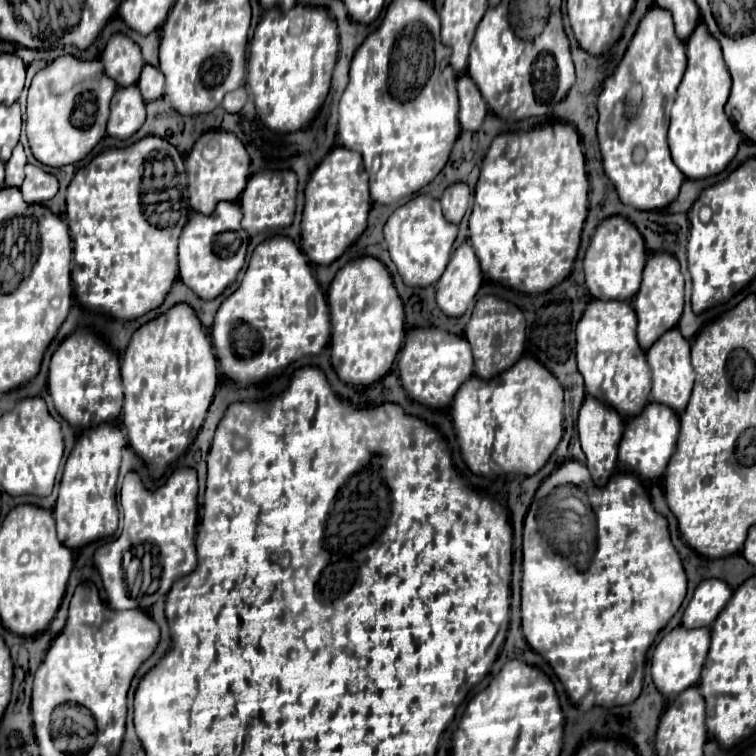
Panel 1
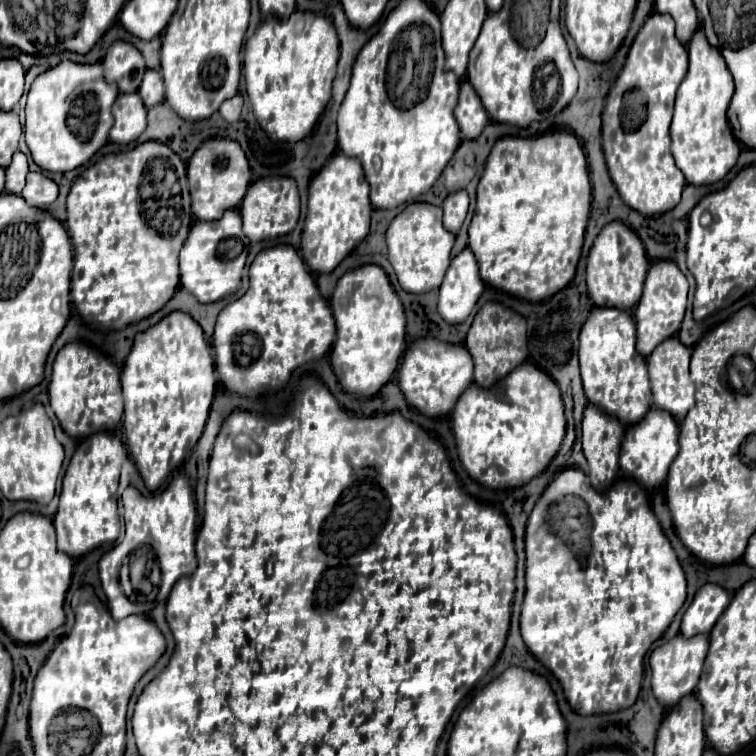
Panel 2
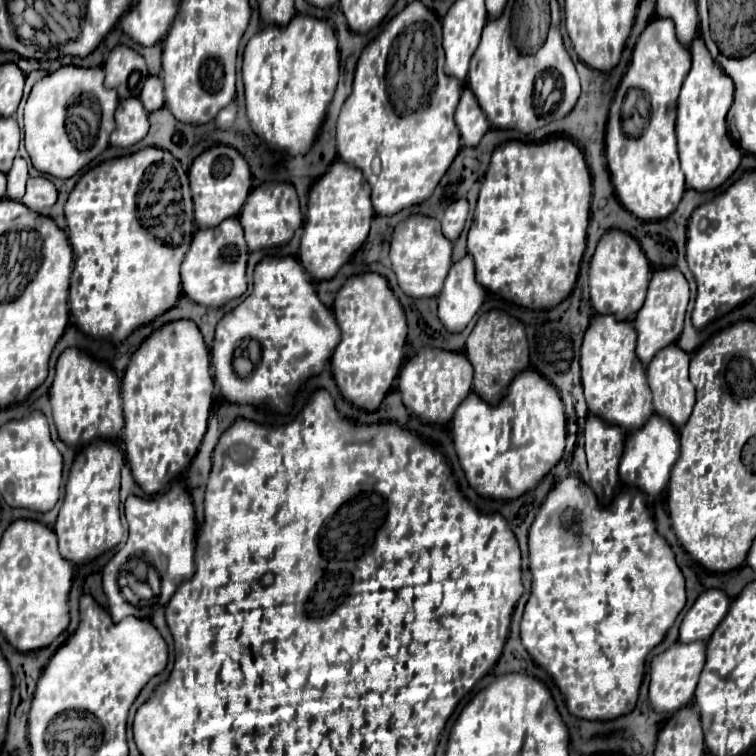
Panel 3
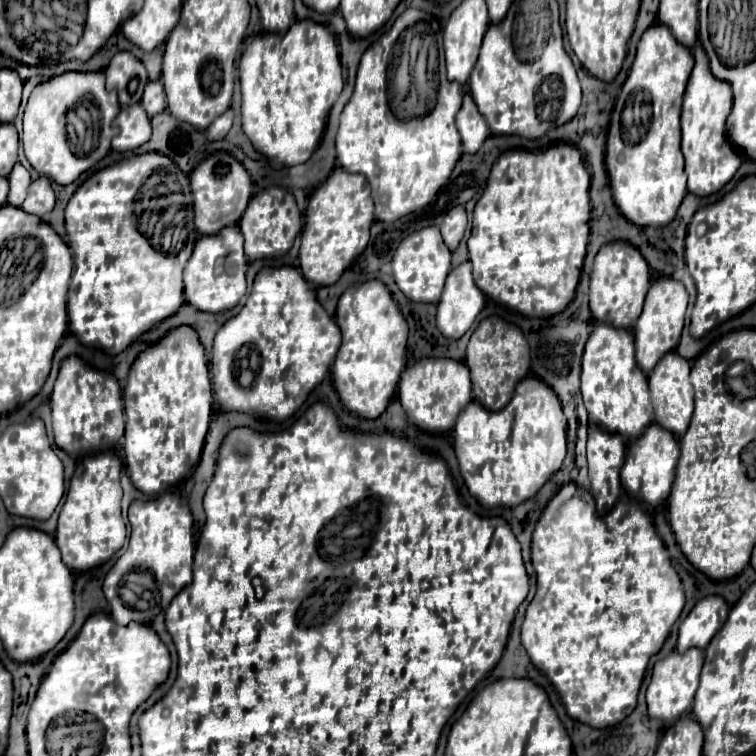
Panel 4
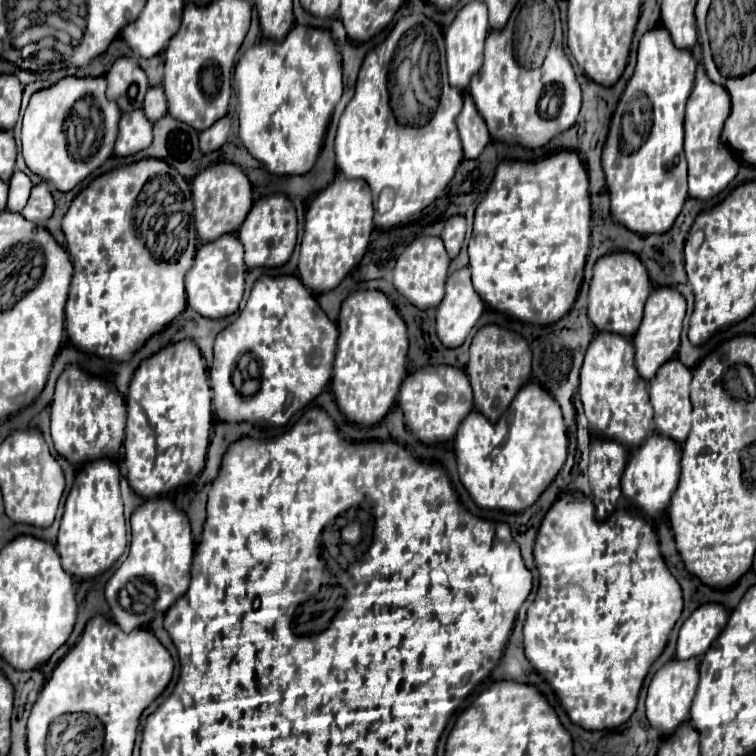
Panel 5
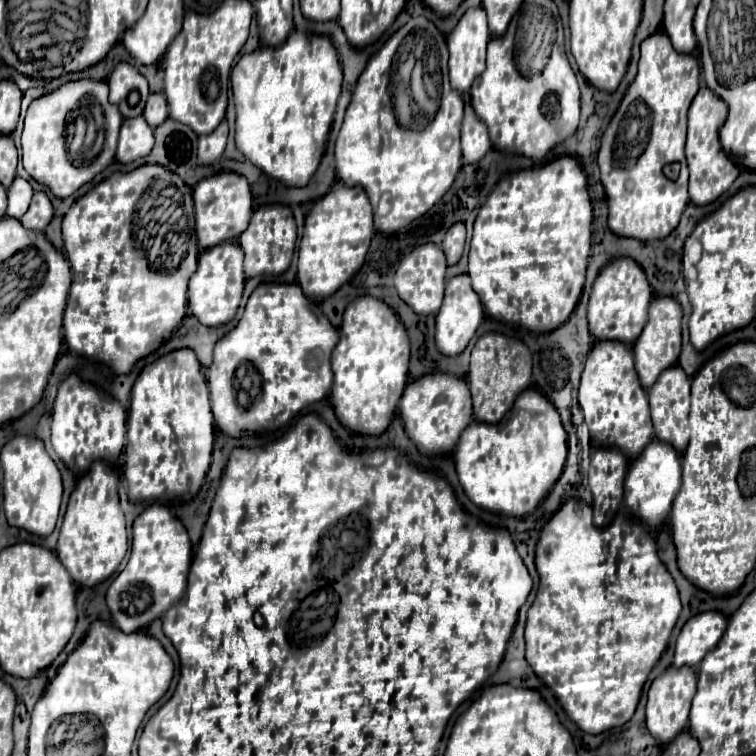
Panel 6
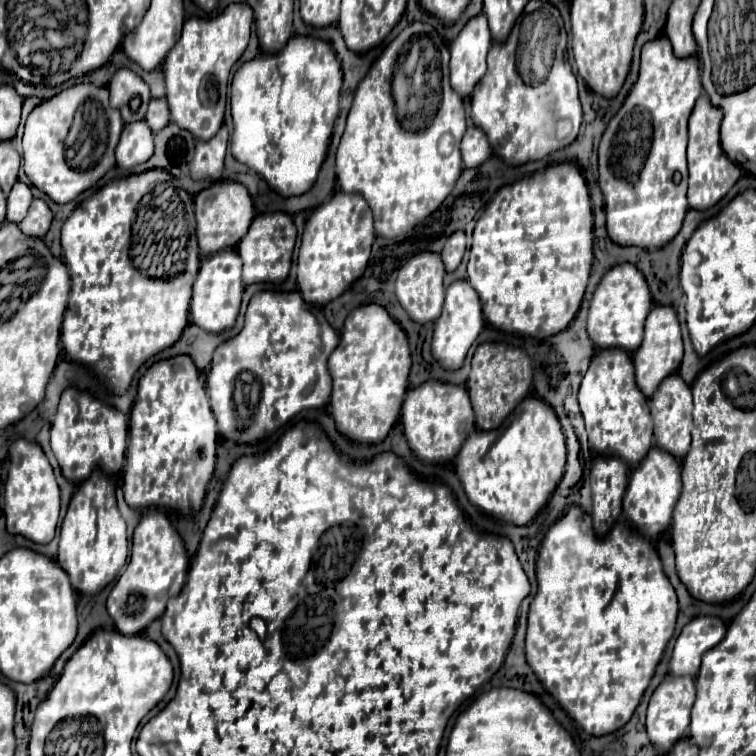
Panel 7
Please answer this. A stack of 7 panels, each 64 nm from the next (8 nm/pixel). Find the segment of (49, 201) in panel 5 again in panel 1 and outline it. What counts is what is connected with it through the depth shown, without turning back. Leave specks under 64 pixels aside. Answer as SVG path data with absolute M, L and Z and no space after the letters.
M26 164L26 178L20 192L28 204L44 204L58 192L58 180L54 174L44 172L36 164Z

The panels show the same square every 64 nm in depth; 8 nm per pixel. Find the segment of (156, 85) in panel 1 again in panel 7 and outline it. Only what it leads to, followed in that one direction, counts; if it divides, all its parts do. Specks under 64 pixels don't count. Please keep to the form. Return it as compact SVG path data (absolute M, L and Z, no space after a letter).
M152 98L148 104L148 112L146 112L146 124L150 126L152 132L158 132L168 122L170 122L170 112L168 112L166 98Z

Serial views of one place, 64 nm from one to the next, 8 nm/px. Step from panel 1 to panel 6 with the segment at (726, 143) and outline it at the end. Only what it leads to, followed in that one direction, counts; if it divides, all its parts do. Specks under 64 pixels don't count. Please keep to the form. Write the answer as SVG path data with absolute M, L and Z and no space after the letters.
M700 86L700 92L694 96L688 110L688 140L686 140L686 160L690 168L690 202L704 206L714 202L722 192L730 188L740 170L734 166L730 156L722 150L718 140L718 130L724 124L728 114L728 104L716 96L716 92L708 92L708 86Z

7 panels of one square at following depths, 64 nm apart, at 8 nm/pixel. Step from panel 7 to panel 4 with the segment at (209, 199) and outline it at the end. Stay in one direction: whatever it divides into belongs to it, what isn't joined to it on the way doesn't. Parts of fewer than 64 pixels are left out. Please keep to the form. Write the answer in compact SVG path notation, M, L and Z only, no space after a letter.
M222 150L204 158L190 172L190 186L194 196L194 222L200 234L216 234L224 226L238 224L252 196L252 180L248 170L232 154Z

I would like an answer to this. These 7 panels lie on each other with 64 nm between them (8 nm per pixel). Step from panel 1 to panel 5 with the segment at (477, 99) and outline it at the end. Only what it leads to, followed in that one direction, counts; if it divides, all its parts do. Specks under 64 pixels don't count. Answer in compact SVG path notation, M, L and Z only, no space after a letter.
M464 96L464 108L456 120L464 158L478 158L484 146L490 142L488 128L484 128L484 120L480 120L480 114L476 112L476 106L472 104L472 98Z

